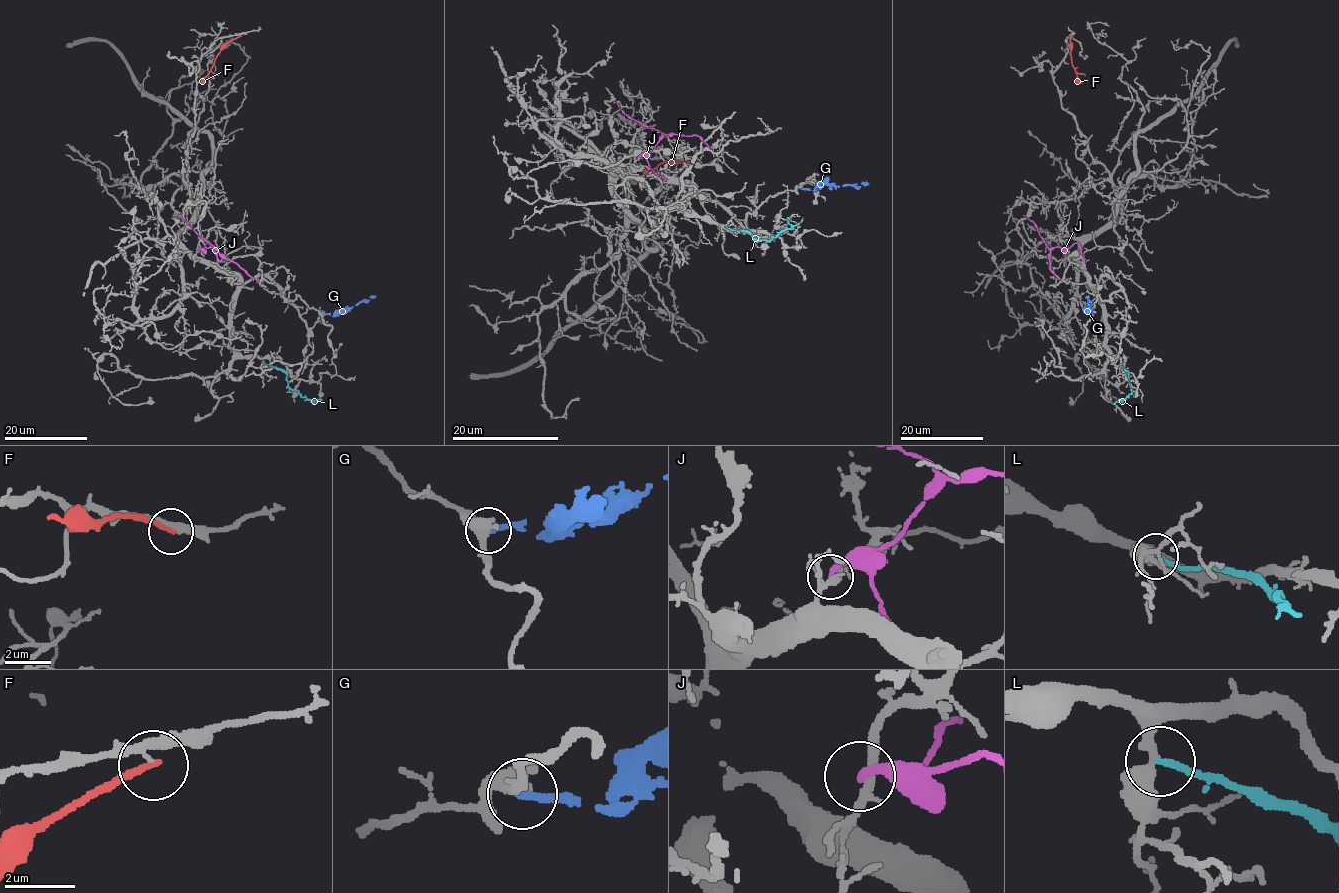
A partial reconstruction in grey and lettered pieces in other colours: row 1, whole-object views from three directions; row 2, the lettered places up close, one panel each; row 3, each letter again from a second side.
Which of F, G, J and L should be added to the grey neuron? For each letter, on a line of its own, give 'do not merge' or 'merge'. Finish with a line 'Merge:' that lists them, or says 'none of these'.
F: do not merge
G: do not merge
J: do not merge
L: do not merge
Merge: none of these

